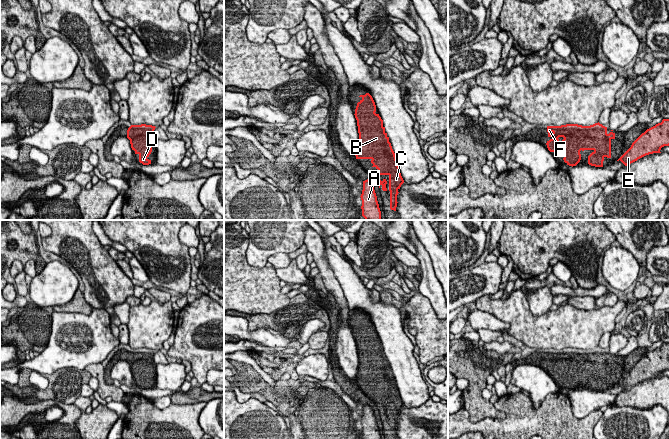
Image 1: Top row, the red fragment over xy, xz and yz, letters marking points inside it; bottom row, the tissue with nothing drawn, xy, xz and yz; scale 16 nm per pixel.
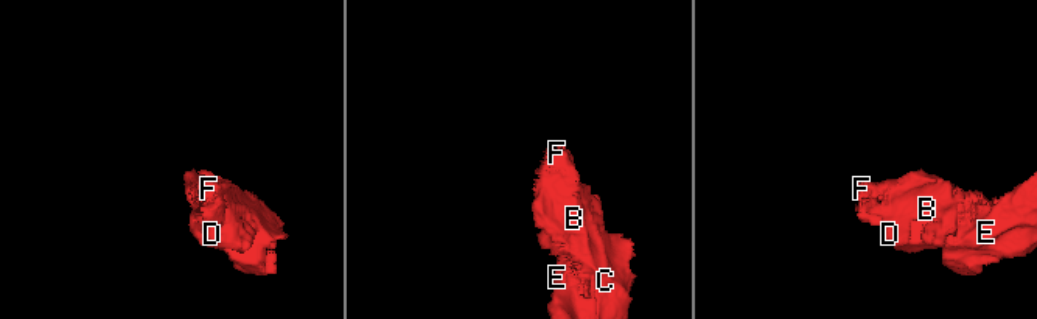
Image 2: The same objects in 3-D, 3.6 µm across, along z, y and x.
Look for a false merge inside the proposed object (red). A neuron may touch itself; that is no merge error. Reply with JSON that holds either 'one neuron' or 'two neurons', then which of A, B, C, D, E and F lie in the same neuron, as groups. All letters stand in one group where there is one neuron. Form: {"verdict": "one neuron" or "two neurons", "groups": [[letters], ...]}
{"verdict": "two neurons", "groups": [["A", "B", "C", "D", "E"], ["F"]]}

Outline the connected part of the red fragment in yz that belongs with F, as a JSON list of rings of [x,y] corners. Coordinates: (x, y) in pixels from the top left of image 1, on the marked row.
[[[547,126],[548,137],[551,139],[547,141],[546,145],[550,152],[565,154],[566,147],[570,147],[568,137],[563,136],[566,129],[577,129],[577,126]]]

